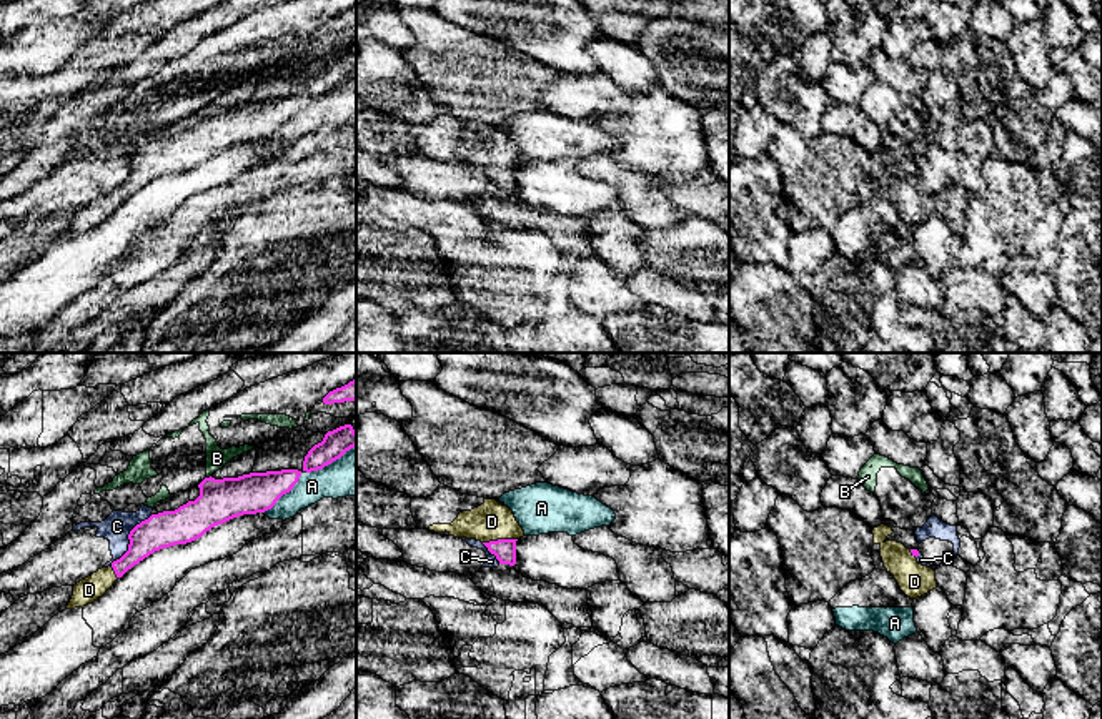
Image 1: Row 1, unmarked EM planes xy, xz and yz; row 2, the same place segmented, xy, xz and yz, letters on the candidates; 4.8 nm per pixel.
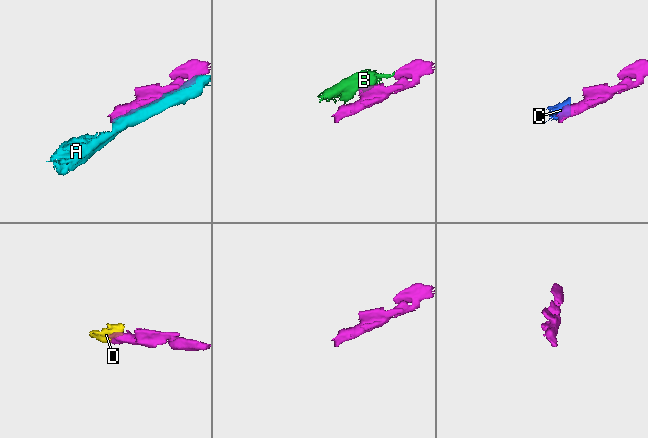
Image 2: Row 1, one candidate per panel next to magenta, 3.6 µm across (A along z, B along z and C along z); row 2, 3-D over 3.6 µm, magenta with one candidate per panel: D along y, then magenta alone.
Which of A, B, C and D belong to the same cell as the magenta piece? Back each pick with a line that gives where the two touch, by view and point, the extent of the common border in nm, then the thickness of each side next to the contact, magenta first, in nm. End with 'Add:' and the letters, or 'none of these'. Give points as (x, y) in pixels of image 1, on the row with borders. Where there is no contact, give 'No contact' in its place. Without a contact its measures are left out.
D: Touches magenta at xz (500, 540). Shared border 170 nm. Thickness 110 nm (magenta) against 190 nm
Add: D

